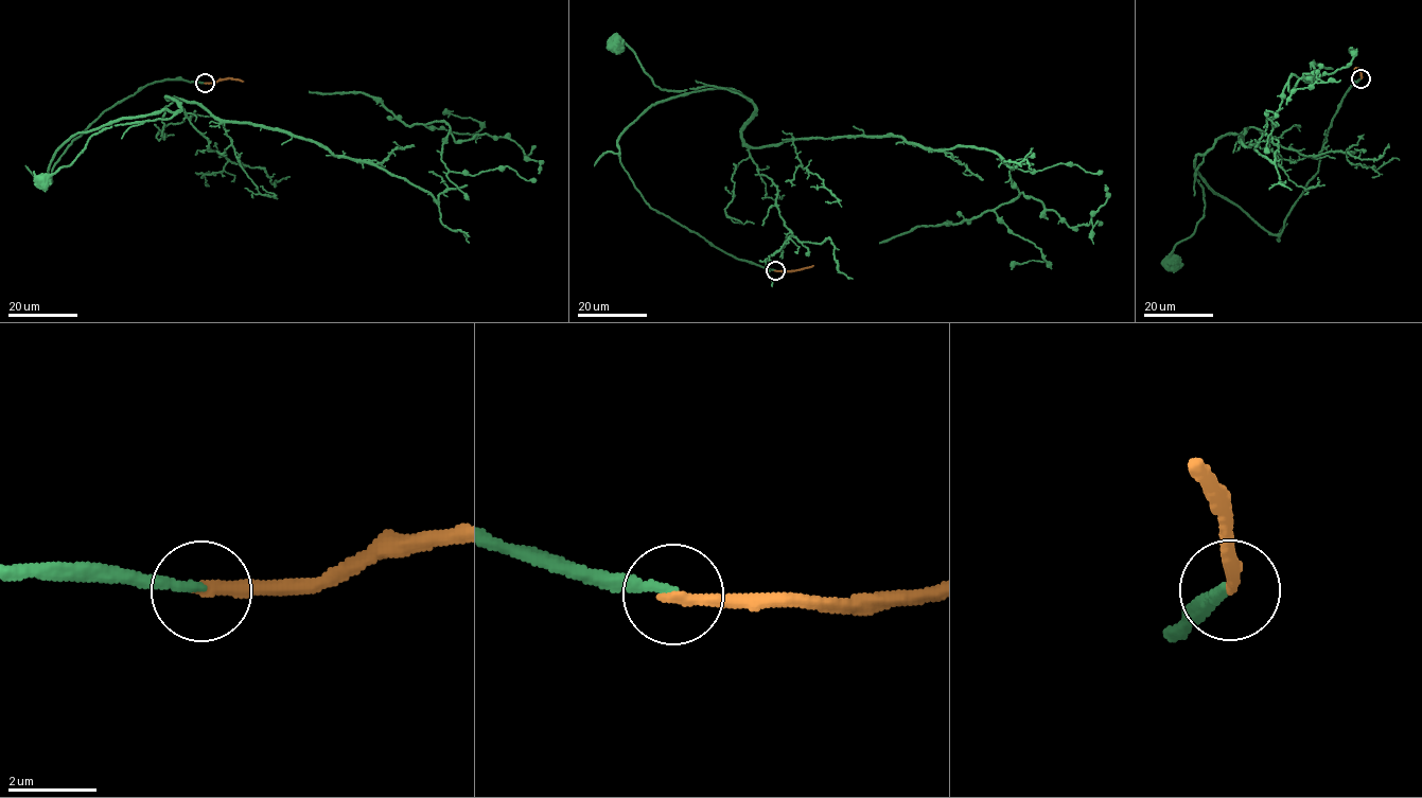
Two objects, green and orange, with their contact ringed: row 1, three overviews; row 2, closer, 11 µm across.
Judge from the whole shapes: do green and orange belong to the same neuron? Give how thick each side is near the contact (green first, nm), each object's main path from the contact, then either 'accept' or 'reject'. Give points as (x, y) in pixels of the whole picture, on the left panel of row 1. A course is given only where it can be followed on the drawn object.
220 nm thick on the green side, 280 nm on the other; green runs (205, 83), (165, 80), (118, 101), (51, 180), (51, 159), (75, 134), (175, 113), (94, 132), (44, 182); orange runs (205, 84), (231, 78), (243, 81); accept

